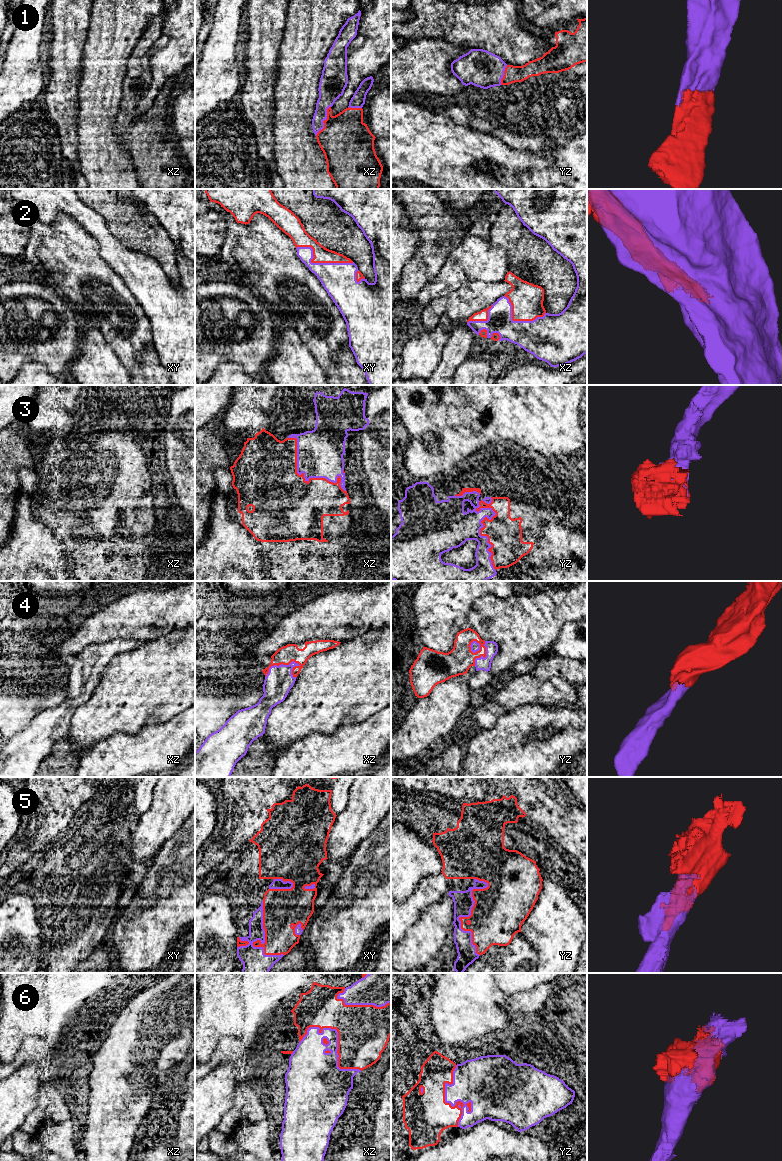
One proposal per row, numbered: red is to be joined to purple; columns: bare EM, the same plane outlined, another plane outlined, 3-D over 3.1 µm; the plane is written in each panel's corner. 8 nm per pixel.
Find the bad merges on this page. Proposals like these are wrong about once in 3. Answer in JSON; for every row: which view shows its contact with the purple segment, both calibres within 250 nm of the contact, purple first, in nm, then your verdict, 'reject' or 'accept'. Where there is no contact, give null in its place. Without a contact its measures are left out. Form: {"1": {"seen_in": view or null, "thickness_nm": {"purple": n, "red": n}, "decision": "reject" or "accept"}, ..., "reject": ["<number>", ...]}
{"1": {"seen_in": "xz", "thickness_nm": {"purple": 180, "red": 400}, "decision": "accept"}, "2": {"seen_in": "xy", "thickness_nm": {"purple": 280, "red": 140}, "decision": "accept"}, "3": {"seen_in": "yz", "thickness_nm": {"purple": 320, "red": 280}, "decision": "accept"}, "4": {"seen_in": "xz", "thickness_nm": {"purple": 220, "red": 150}, "decision": "accept"}, "5": {"seen_in": "yz", "thickness_nm": {"purple": 160, "red": 420}, "decision": "accept"}, "6": {"seen_in": "yz", "thickness_nm": {"purple": 320, "red": 360}, "decision": "accept"}, "reject": []}

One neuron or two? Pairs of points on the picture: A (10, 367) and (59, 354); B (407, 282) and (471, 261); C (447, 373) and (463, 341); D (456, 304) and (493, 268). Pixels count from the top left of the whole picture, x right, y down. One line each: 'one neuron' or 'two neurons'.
A: one neuron
B: two neurons
C: one neuron
D: two neurons

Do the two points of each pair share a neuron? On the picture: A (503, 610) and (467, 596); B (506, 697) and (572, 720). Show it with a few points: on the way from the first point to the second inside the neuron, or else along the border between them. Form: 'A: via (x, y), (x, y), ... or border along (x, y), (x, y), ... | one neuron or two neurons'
A: border along (500, 597), (479, 597), (468, 612), (468, 621) | two neurons
B: border along (550, 705), (527, 704), (506, 712) | two neurons

